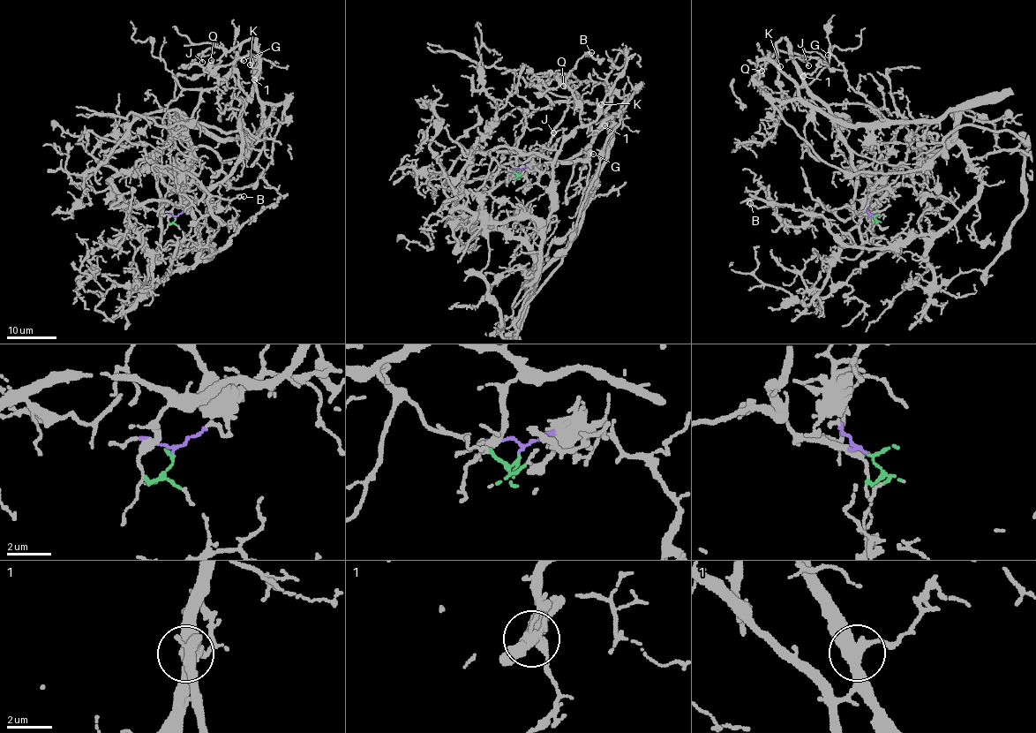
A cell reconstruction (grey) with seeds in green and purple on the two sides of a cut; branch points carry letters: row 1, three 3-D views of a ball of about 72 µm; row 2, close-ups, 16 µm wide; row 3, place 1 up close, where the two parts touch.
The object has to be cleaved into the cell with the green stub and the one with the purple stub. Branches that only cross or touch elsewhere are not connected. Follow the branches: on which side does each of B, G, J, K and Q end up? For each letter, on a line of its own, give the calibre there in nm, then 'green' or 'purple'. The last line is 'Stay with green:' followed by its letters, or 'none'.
B: 100 nm thick; purple
G: 120 nm thick; purple
J: 100 nm thick; green
K: 130 nm thick; purple
Q: 100 nm thick; green
Stay with green: J, Q

